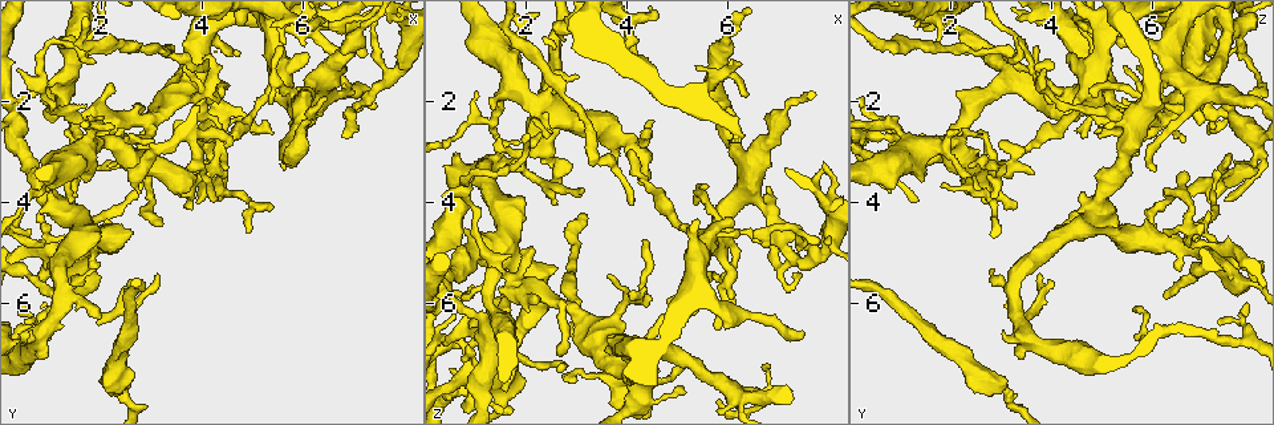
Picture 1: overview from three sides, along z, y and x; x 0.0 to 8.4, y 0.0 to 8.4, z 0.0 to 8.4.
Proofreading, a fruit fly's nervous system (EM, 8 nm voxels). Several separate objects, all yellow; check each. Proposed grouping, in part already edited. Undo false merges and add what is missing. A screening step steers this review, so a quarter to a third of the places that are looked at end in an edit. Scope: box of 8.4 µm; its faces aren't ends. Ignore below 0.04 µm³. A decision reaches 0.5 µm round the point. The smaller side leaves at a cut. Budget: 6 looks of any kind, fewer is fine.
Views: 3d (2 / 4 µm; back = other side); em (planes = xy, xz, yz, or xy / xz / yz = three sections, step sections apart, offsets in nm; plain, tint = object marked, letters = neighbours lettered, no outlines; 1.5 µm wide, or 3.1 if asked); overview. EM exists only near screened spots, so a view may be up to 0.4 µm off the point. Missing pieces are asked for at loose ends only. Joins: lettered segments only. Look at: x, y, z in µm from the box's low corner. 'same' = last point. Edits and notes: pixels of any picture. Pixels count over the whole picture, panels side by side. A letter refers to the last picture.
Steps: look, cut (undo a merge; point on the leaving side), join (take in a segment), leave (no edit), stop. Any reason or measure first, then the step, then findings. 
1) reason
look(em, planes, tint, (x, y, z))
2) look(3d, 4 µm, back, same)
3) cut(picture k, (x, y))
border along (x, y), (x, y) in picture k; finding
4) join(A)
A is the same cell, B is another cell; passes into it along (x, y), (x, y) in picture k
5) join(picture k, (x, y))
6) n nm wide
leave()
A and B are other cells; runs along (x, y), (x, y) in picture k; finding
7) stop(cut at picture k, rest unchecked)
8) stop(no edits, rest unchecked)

thin end
look(em, planes, letters, (1.85, 1.20, 3.10))

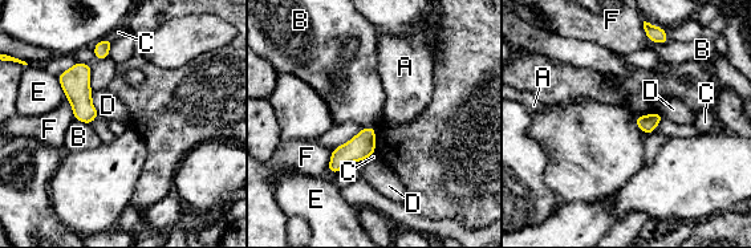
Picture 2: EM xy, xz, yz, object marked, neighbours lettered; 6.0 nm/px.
110 nm wide
leave()
A, B, C, D, E and F are other cells; border along (648, 39), (656, 43), (669, 40) in picture 2; none of them fits

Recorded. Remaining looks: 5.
touches itself
look(3d, 2 µm, (1.50, 3.90, 2.85))

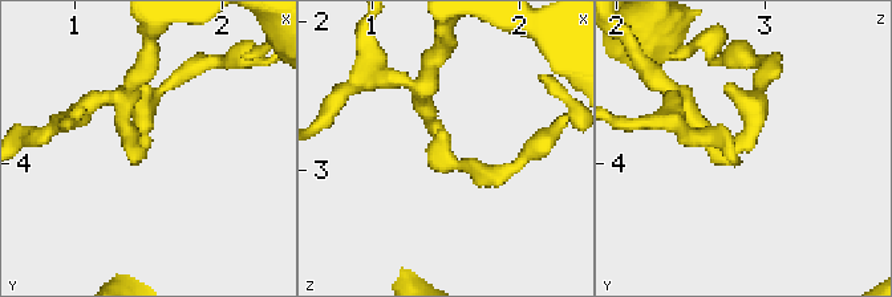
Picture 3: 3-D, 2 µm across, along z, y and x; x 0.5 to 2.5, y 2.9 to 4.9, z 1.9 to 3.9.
look(em, planes, letters, (1.46, 3.86, 2.84))

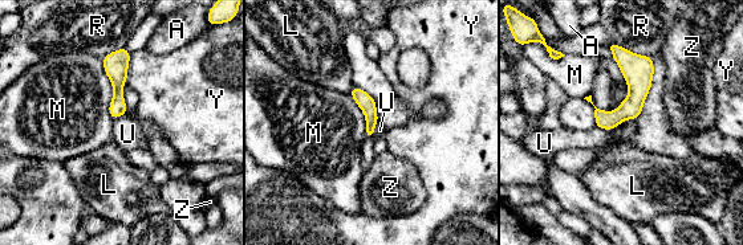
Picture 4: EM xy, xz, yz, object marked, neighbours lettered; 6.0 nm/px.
leave()
A, L, M, R, U, Y and Z are other cells; runs along (613, 47), (636, 98), (605, 126) in picture 4; one cell here

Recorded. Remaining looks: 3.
sudden change in width
look(3d, 4 µm, (2.35, 7.55, 3.00))

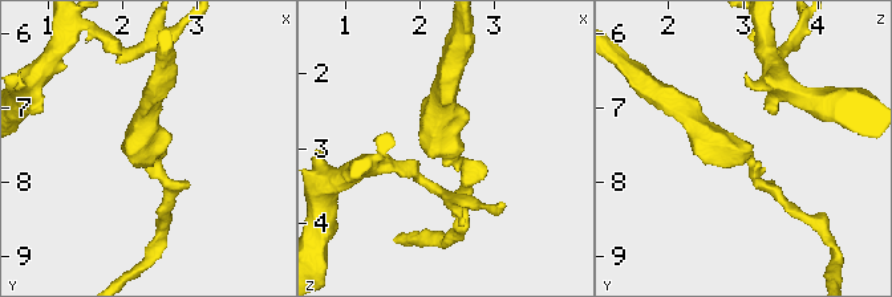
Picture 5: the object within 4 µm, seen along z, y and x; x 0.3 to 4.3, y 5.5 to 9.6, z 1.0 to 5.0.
look(em, planes, letters, (2.30, 7.55, 3.00))

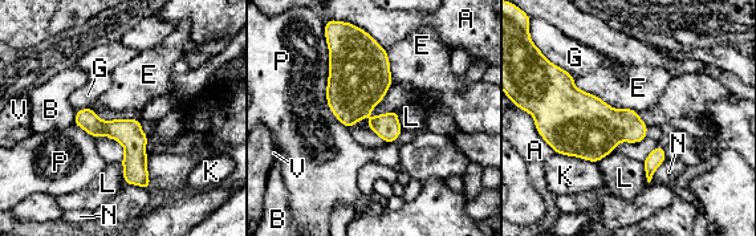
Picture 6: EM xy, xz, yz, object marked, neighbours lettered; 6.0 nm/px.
leave()
A, B, E, G, K, L, N, P and V are other cells; border along (573, 77), (577, 88), (638, 113) in picture 6; all the same cell

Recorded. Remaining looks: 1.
stop(no edits, rest unchecked)

